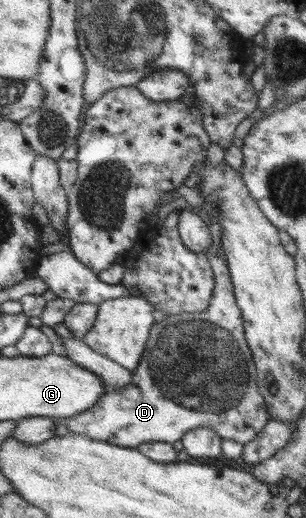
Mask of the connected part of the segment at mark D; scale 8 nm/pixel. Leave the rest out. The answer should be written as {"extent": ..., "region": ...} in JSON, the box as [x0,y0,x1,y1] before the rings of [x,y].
{"extent":[55,216,270,449],"region":[[[210,216],[209,227],[212,245],[207,255],[214,268],[216,286],[207,311],[168,316],[164,321],[155,324],[146,351],[137,369],[132,372],[130,385],[121,389],[107,389],[98,405],[73,417],[55,419],[57,425],[64,425],[71,433],[131,449],[137,449],[143,443],[151,441],[182,441],[183,436],[195,427],[213,428],[223,439],[244,444],[253,441],[262,433],[270,421],[270,411],[258,384],[258,371],[253,351],[246,338],[243,312],[236,299],[230,264],[223,250],[223,228],[215,216]]]}

